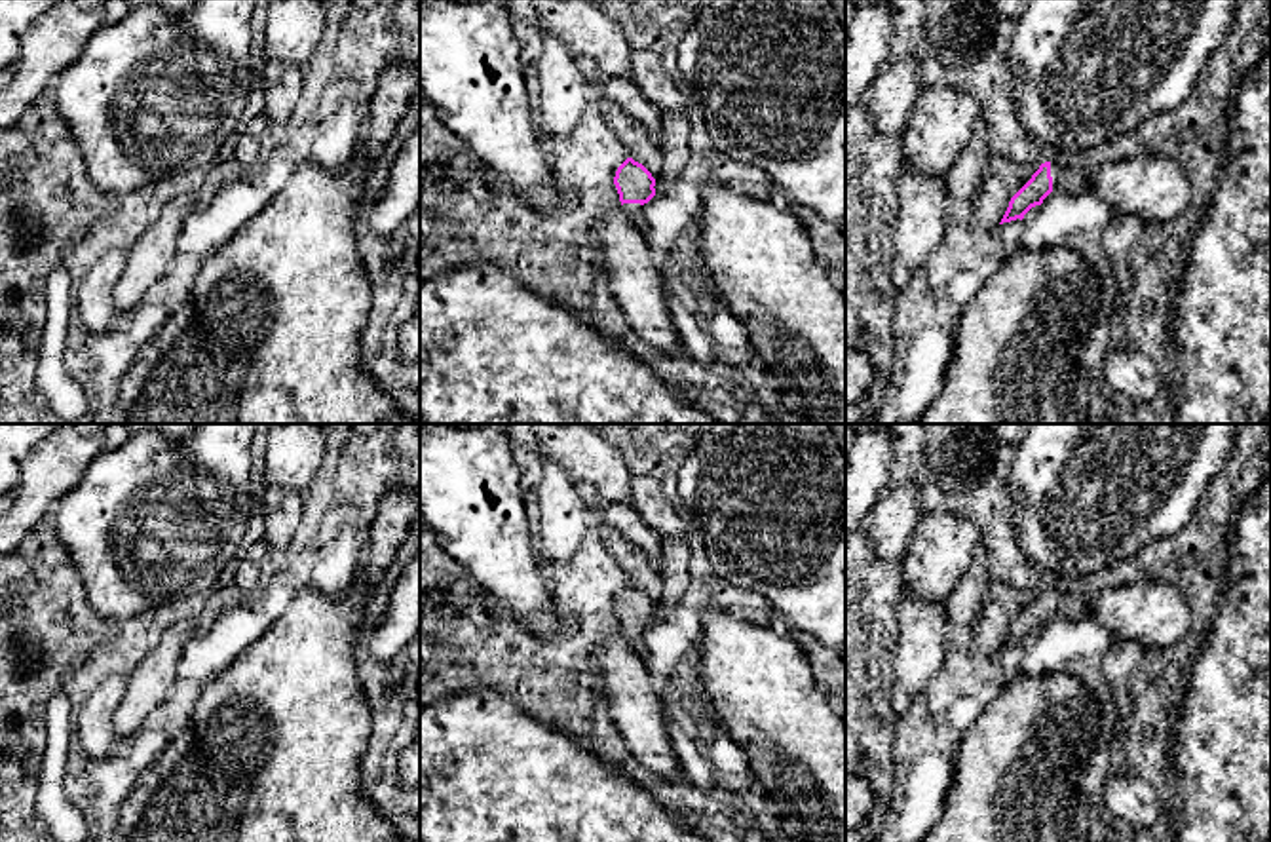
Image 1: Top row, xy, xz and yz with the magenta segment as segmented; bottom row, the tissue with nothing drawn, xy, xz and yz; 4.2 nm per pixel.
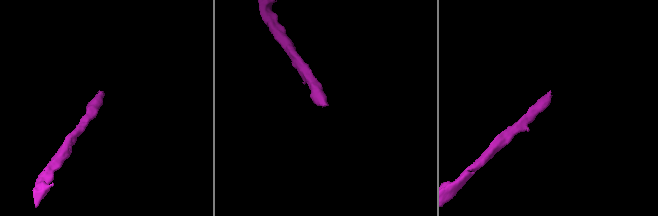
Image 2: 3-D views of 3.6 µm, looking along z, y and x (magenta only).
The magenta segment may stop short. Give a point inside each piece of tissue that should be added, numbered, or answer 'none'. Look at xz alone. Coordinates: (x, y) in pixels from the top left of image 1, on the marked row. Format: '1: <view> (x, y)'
1: xz (633, 211)

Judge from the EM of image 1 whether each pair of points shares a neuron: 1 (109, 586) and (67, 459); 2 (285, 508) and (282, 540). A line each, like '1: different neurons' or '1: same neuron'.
1: different neurons
2: same neuron

